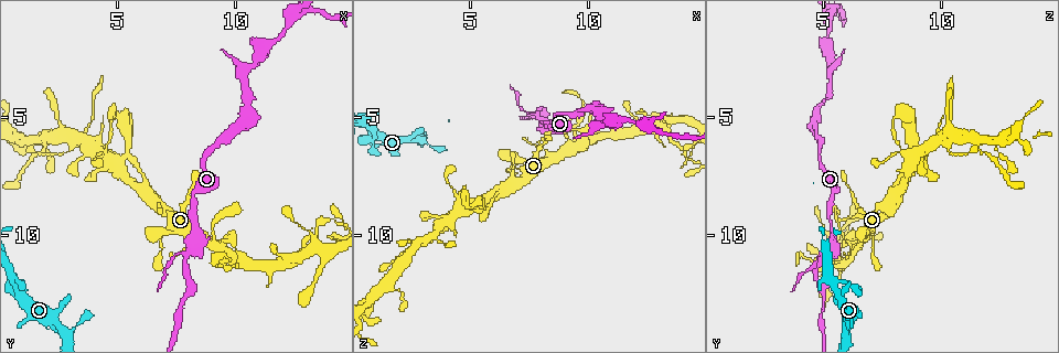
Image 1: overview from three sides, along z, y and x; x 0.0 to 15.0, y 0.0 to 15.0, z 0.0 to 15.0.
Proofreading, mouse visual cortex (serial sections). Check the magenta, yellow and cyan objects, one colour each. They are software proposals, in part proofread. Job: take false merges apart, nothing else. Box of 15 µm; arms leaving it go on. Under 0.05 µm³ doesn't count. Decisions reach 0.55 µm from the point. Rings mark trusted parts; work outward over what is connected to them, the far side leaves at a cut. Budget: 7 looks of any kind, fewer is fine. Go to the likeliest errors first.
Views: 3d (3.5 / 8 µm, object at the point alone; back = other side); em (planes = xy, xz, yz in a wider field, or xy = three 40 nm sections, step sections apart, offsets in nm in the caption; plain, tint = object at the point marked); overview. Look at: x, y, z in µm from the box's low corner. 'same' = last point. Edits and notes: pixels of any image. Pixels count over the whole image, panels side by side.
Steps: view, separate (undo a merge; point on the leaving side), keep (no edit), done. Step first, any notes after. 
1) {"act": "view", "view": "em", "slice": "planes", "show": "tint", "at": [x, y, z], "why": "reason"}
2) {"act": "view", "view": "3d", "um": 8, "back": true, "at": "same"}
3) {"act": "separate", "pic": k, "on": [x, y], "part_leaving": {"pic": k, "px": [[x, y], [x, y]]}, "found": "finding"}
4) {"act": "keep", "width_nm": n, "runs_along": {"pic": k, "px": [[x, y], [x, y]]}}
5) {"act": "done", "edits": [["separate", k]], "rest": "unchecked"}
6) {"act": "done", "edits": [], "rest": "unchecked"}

{"act": "view", "view": "3d", "um": 8, "at": [8.0, 10.9, 5.0], "why": "calibre changes"}

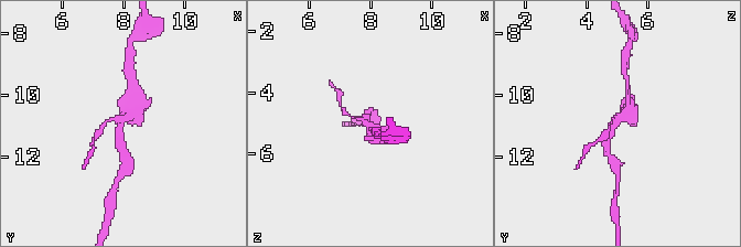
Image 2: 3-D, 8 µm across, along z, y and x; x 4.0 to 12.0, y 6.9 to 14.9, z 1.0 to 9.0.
{"act": "view", "view": "em", "slice": "xy", "step": 1, "show": "tint", "at": [7.9, 10.8, 5.0], "why": "now the EM"}

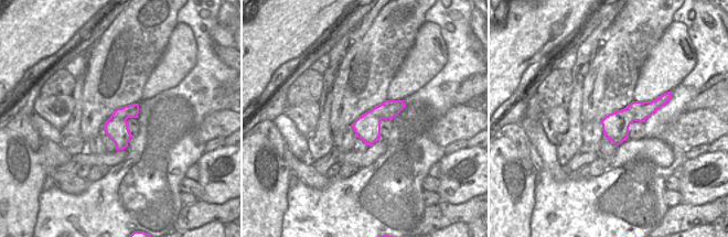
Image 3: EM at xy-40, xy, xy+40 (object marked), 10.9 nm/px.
{"act": "keep", "runs_along": {"pic": 2, "px": [[629, 100], [607, 150]]}, "found": "continuous, no second cell"}

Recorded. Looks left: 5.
{"act": "view", "view": "em", "slice": "xy", "step": 2, "show": "tint", "at": [14.1, 9.4, 6.4], "why": "sharp bend"}

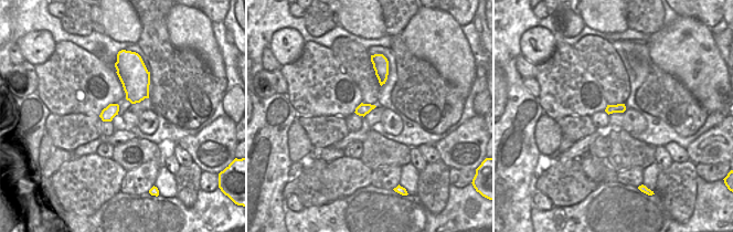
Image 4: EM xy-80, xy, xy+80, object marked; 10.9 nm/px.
{"act": "view", "view": "3d", "um": 3.5, "at": "same", "why": "see where the arms go"}

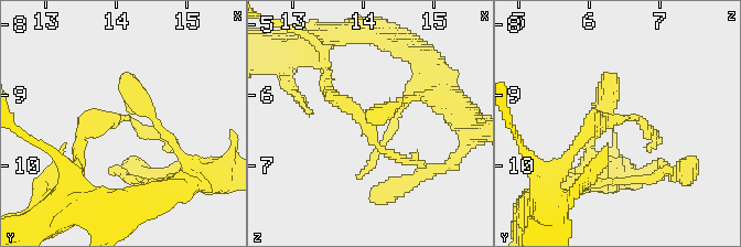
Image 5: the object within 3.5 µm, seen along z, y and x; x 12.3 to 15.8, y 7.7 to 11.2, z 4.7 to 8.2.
{"act": "keep", "found": "one cell here"}

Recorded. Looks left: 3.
{"act": "view", "view": "3d", "um": 8, "at": [3.4, 6.0, 10.0], "why": "four-way junction"}

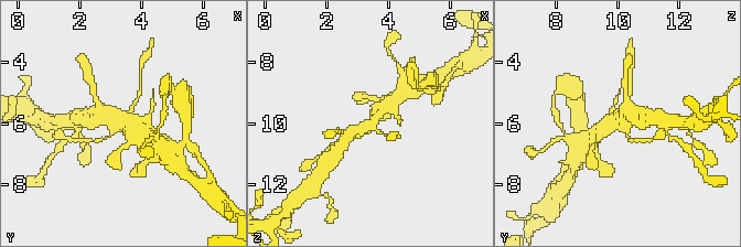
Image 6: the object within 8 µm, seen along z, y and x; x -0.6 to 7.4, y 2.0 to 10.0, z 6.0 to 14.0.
{"act": "view", "view": "em", "slice": "planes", "show": "tint", "at": [3.4, 5.9, 10.1], "arms": 4, "arm_widths_nm": [100, 150, 350, 400]}

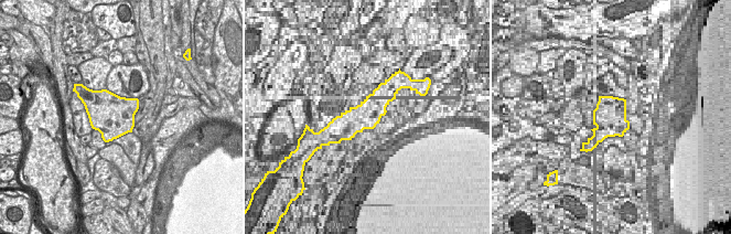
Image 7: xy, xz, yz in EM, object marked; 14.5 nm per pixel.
{"act": "keep", "found": "all the same cell"}

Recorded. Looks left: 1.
{"act": "done", "edits": [], "rest": "unchecked"}

